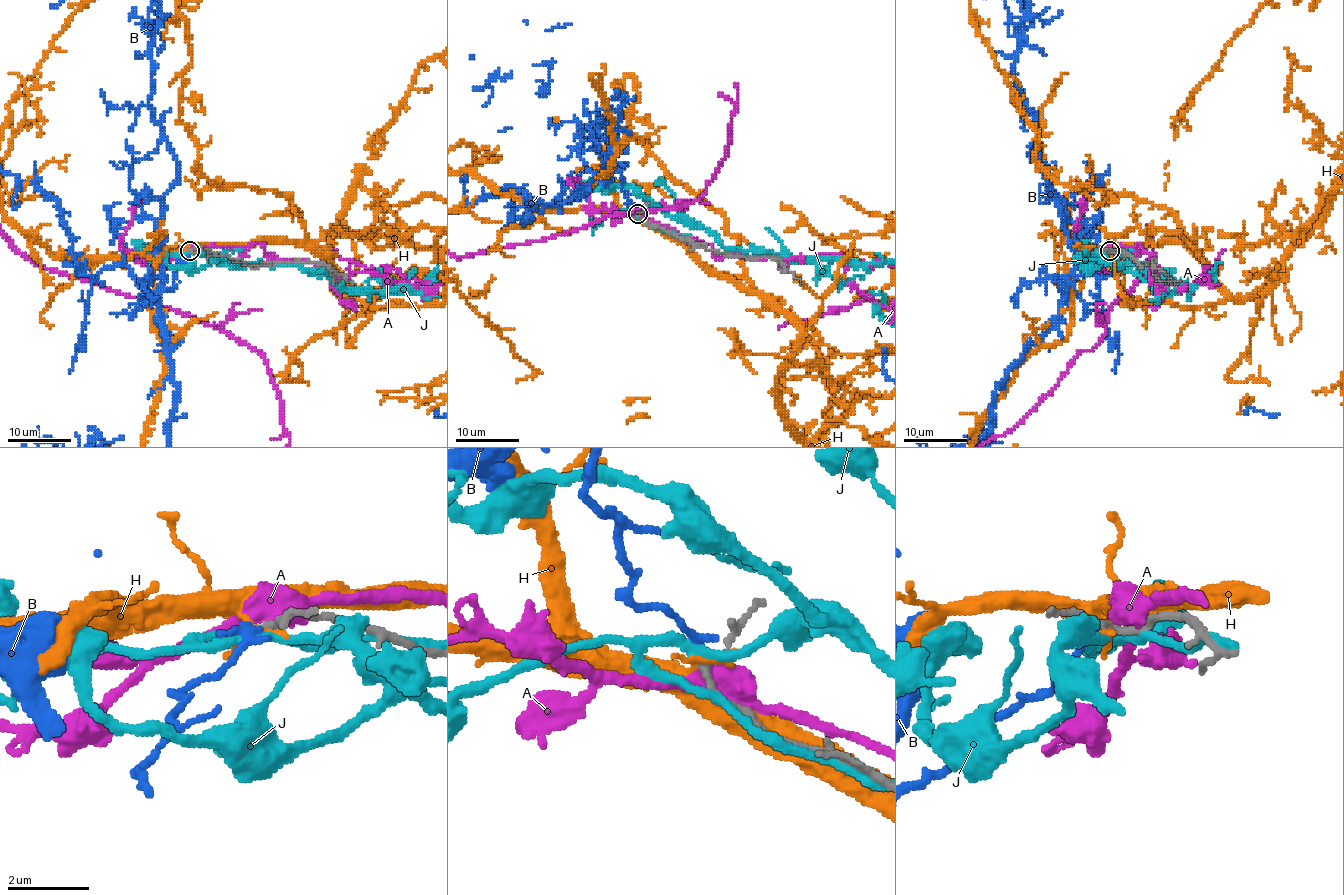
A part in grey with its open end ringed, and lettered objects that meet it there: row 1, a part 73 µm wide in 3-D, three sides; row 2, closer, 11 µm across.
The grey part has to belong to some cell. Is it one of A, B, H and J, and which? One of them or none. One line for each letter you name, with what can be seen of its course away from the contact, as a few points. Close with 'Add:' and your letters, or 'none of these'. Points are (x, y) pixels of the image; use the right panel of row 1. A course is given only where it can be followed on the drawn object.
Add: B

